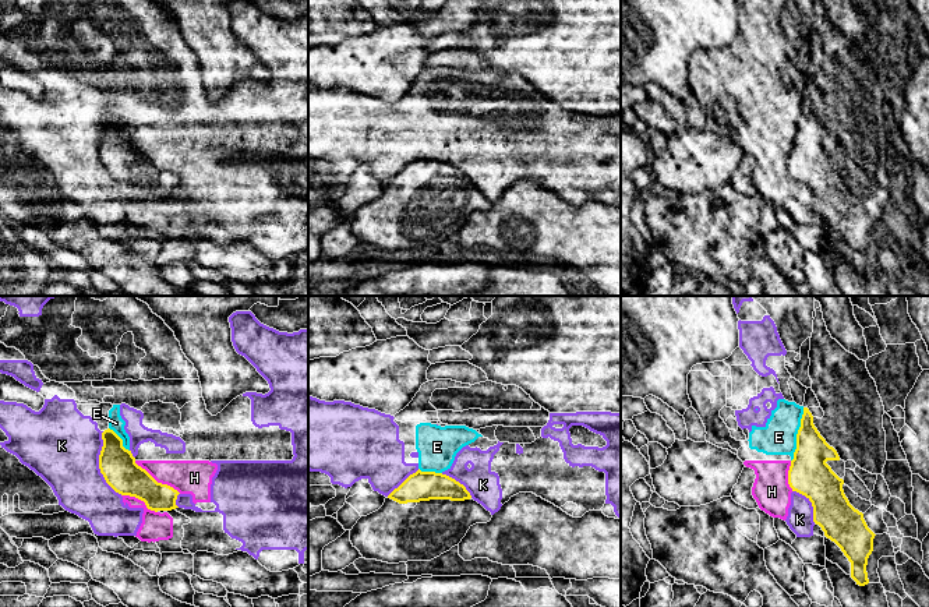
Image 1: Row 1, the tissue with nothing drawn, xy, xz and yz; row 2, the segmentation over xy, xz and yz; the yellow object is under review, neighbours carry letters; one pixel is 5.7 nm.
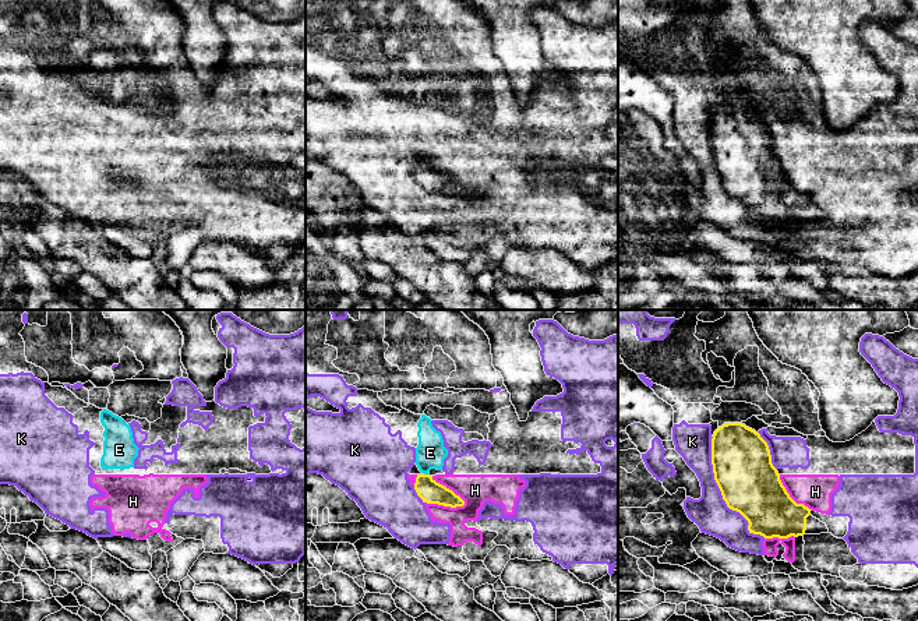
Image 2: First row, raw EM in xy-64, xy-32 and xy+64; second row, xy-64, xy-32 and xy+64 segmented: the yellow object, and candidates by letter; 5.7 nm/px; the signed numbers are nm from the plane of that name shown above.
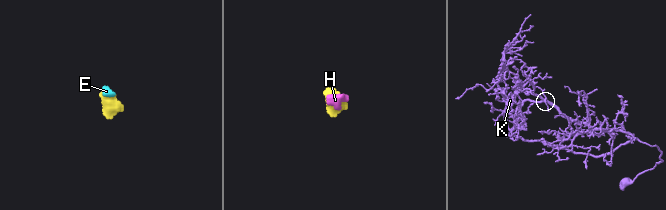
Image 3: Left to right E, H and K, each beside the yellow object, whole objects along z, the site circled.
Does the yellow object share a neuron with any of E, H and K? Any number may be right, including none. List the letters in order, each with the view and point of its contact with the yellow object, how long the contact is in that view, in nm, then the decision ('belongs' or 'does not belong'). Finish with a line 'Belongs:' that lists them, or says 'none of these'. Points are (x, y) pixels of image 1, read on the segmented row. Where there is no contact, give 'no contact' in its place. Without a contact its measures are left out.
E: yz (797, 434) | 320 nm | does not belong
H: xy (156, 482) | 320 nm | does not belong
K: xy (99, 465) | 380 nm | does not belong
Belongs: none of these

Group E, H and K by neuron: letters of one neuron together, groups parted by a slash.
E H K

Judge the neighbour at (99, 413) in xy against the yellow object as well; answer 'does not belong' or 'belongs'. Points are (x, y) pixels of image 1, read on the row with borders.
does not belong

